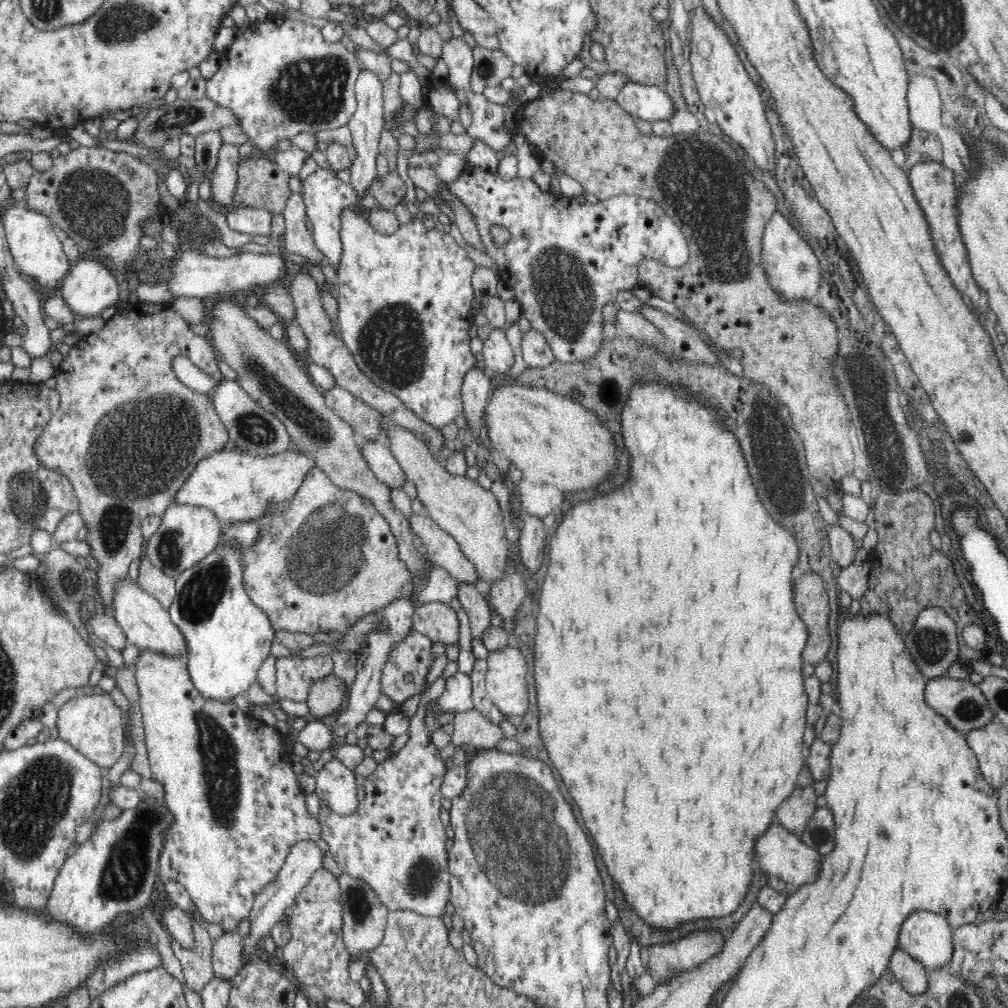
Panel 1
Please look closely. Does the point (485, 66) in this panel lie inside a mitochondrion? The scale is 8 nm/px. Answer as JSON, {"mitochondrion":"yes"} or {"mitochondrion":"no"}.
{"mitochondrion":"no"}

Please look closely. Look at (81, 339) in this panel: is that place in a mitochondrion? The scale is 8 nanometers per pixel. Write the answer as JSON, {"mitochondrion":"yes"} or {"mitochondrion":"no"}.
{"mitochondrion":"no"}

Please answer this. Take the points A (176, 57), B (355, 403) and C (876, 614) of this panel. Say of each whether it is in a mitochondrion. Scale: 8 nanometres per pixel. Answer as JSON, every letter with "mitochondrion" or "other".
{"A":"other","B":"other","C":"other"}

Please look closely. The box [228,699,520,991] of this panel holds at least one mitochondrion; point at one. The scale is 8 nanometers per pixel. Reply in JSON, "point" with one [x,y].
{"point":[422,880]}

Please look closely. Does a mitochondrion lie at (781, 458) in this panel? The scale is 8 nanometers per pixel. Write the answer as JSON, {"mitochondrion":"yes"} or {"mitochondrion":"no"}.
{"mitochondrion":"yes"}

